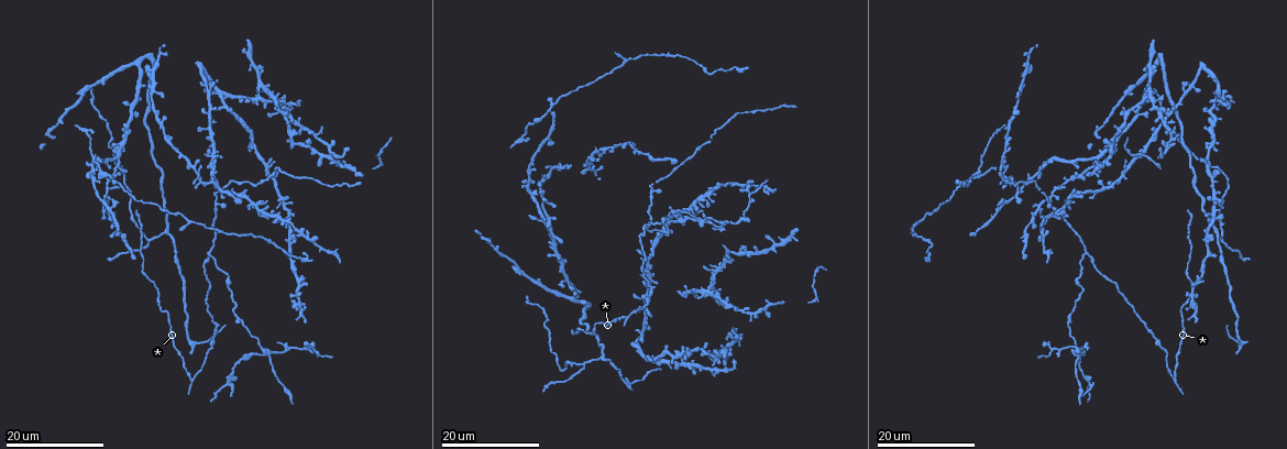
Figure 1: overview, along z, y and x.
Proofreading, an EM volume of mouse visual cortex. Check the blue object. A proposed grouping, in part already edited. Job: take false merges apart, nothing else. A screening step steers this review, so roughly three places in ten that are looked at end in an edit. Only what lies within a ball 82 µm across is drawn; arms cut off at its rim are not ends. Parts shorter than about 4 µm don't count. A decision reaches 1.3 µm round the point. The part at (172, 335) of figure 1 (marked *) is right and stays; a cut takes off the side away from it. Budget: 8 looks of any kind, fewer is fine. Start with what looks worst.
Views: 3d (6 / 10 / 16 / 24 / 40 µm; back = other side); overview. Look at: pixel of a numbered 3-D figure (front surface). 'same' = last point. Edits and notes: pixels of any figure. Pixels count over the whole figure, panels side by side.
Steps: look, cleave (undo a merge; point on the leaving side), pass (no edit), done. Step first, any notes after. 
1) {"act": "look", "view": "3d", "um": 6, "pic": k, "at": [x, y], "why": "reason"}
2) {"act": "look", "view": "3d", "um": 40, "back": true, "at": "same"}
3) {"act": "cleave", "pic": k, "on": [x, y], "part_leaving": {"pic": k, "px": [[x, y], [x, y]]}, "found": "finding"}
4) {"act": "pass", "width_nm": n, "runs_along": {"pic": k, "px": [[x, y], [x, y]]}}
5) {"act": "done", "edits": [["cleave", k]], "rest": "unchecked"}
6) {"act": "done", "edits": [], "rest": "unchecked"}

{"act": "look", "view": "3d", "um": 16, "pic": 1, "at": [149, 238], "why": "small branch off a trunk"}

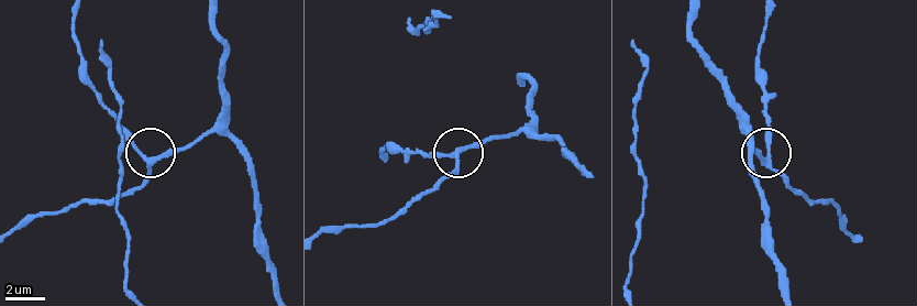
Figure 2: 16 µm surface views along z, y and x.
{"act": "look", "view": "3d", "um": 6, "pic": 2, "at": [456, 157]}

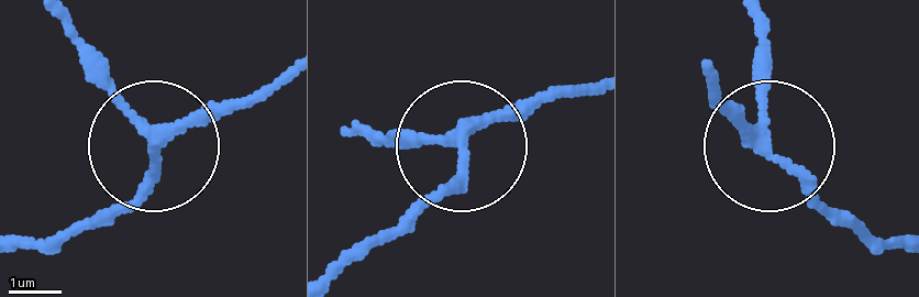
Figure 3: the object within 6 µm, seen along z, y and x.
{"act": "pass", "side_arm_um": 13, "arms": 3, "found": "one neuron here"}

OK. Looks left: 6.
{"act": "look", "view": "3d", "um": 24, "pic": 1, "at": [266, 165]}

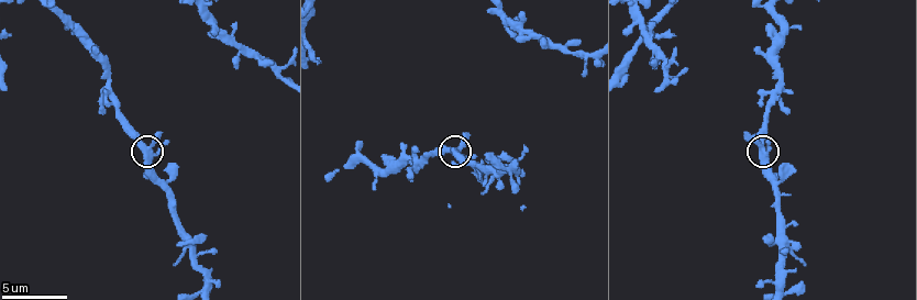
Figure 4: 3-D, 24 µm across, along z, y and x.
{"act": "look", "view": "3d", "um": 10, "pic": 4, "at": [760, 145]}

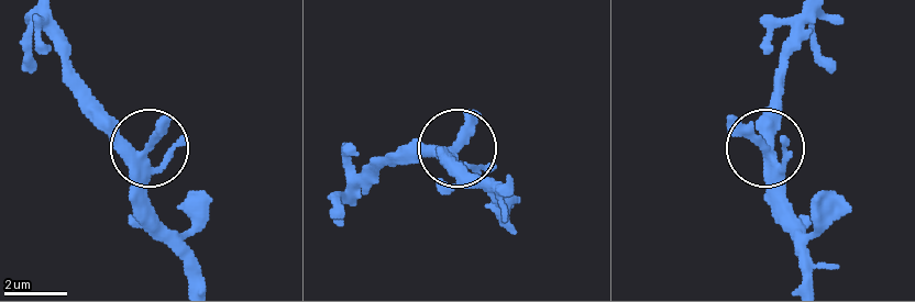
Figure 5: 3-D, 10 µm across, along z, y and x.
{"act": "pass", "runs_along": {"pic": 5, "px": [[809, 17], [789, 56], [778, 119], [762, 150], [778, 219]]}, "found": "continuous, no second neuron"}

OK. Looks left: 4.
{"act": "look", "view": "3d", "um": 24, "pic": 1, "at": [650, 193], "why": "two arms in line, one across"}

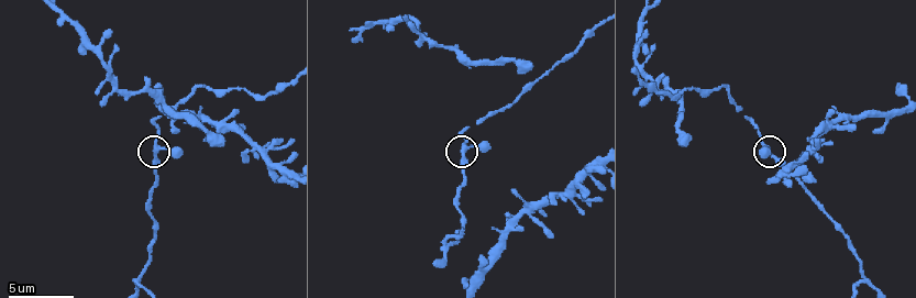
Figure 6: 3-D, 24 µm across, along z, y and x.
{"act": "look", "view": "3d", "um": 10, "pic": 6, "at": [466, 148]}

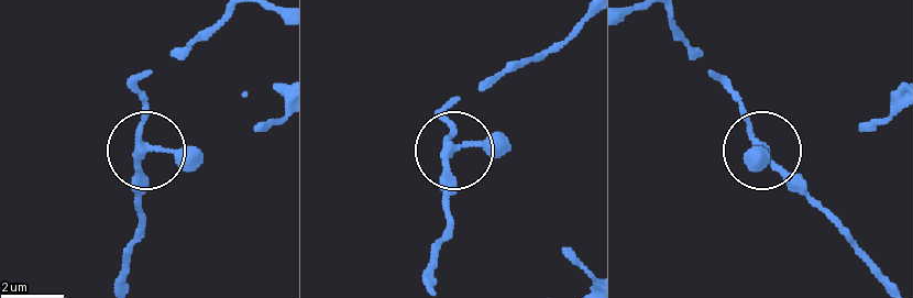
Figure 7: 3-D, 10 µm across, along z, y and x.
{"act": "pass", "arms": 3, "runs_along": {"pic": 7, "px": [[433, 285], [454, 154], [441, 107]]}, "found": "continuous, no second neuron"}

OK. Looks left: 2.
{"act": "look", "view": "3d", "um": 16, "pic": 1, "at": [111, 210], "why": "branch point"}

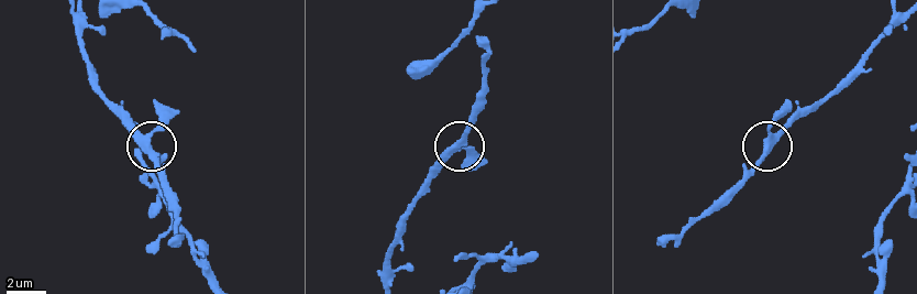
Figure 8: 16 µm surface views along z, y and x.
{"act": "look", "view": "3d", "um": 6, "pic": 8, "at": [768, 137]}

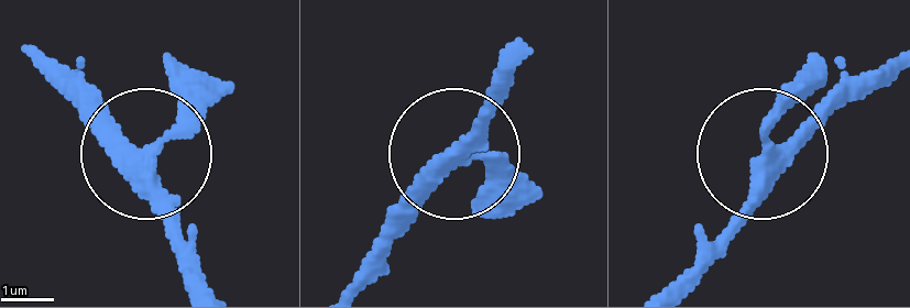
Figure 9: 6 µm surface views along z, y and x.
{"act": "pass", "width_nm": 280, "runs_along": {"pic": 9, "px": [[357, 284], [392, 218], [458, 152], [496, 65]]}, "found": "all the same neuron"}

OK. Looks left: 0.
{"act": "done", "edits": [], "rest": "unchecked"}

